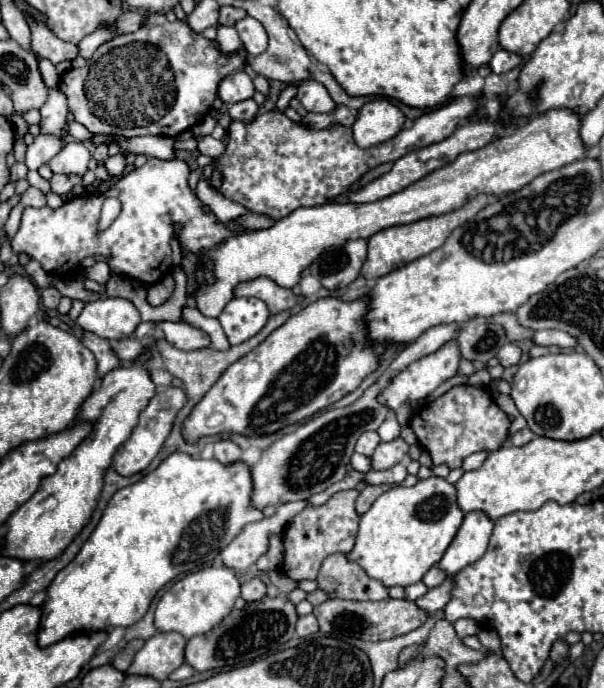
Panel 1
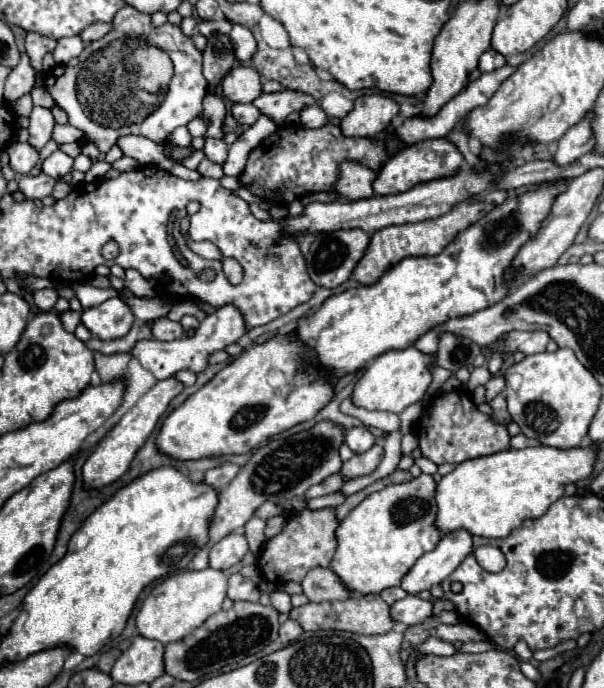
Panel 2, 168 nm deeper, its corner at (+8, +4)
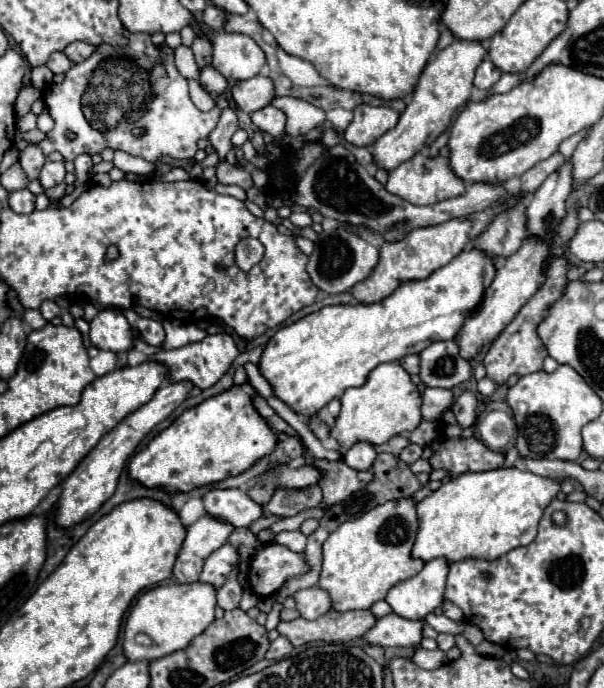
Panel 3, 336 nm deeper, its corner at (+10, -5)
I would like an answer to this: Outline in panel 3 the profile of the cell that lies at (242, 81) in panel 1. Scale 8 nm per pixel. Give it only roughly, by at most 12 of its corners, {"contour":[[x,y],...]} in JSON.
{"contour":[[265,76],[235,82],[237,108],[251,114],[271,102],[273,82]]}

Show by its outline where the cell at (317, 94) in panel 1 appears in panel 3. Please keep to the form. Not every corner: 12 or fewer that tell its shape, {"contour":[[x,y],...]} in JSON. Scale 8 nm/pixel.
{"contour":[[271,104],[251,120],[275,142],[285,136],[285,114]]}

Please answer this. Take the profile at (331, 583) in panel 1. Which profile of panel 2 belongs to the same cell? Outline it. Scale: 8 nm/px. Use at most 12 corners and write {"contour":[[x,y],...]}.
{"contour":[[329,567],[301,581],[313,603],[353,597]]}

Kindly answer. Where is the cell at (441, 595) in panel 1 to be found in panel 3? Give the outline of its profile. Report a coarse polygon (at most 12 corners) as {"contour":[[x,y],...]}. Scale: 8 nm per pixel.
{"contour":[[387,614],[363,636],[371,644],[417,646],[423,622]]}

